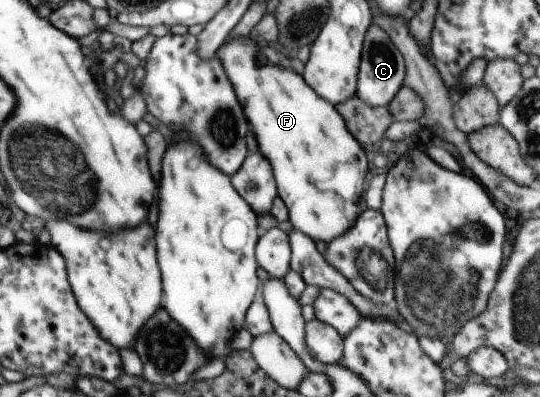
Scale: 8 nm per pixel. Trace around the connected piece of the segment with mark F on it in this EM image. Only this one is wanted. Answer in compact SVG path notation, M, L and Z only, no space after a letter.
M248 36L227 38L218 49L216 56L232 83L237 99L249 115L251 129L259 143L259 149L269 160L276 181L278 196L289 210L289 221L295 230L317 241L328 243L344 234L354 224L360 213L359 199L367 183L365 175L369 171L369 161L362 145L351 135L342 115L330 101L319 97L301 74L289 71L279 64L260 64L258 46Z

